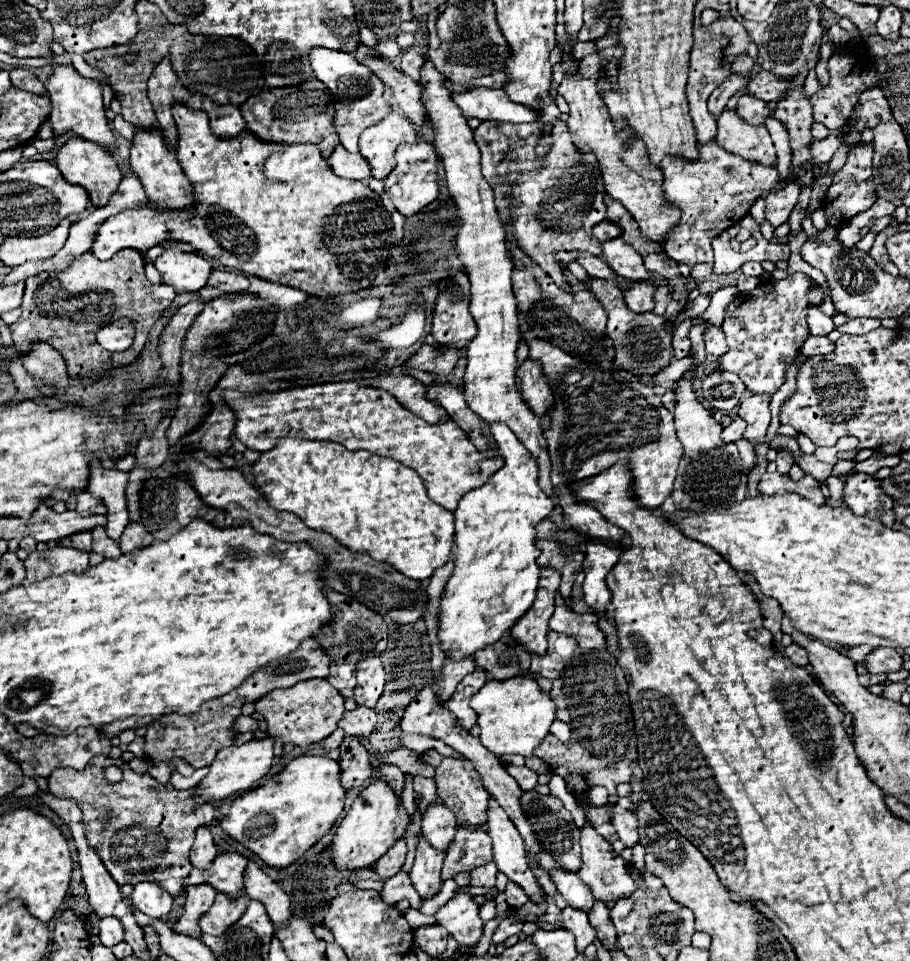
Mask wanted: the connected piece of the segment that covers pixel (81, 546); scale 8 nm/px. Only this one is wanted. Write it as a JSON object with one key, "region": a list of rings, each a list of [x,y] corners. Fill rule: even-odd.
{"region":[[[75,532],[73,536],[65,536],[61,540],[61,546],[71,546],[77,550],[85,550],[85,552],[91,552],[91,544],[93,544],[91,532]]]}

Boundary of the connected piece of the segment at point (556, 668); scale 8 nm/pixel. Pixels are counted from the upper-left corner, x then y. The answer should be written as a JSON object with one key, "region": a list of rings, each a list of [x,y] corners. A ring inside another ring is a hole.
{"region":[[[557,632],[547,634],[549,648],[545,656],[531,654],[531,674],[551,680],[551,698],[557,706],[557,720],[569,724],[571,740],[559,742],[555,736],[545,740],[535,750],[535,756],[545,760],[553,774],[559,774],[567,782],[569,792],[587,794],[593,786],[605,786],[609,790],[609,802],[617,802],[615,786],[631,780],[631,770],[637,764],[637,744],[633,714],[627,696],[627,680],[617,666],[615,656],[593,650],[581,652],[573,638]],[[569,666],[569,668],[567,668]]]}

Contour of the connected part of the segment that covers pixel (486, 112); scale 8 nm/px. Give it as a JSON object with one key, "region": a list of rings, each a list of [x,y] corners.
{"region":[[[473,88],[469,92],[453,92],[451,96],[455,104],[461,108],[465,118],[497,120],[497,122],[513,122],[513,124],[541,120],[541,110],[511,102],[505,90]]]}

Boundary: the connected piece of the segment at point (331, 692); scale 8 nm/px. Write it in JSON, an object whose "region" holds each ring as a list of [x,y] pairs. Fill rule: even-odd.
{"region":[[[313,678],[285,690],[275,690],[269,696],[265,695],[255,702],[255,709],[263,714],[267,722],[267,736],[279,740],[281,744],[291,742],[293,746],[307,748],[325,740],[337,728],[341,716],[345,714],[343,702],[345,698],[341,692],[337,692],[325,678]]]}

